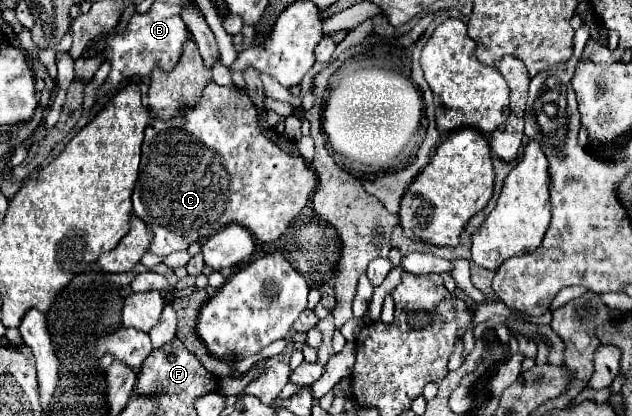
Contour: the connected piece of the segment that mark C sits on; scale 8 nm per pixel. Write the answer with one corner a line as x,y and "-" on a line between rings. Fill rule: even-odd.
209,83
203,97
193,107
183,107
179,115
165,121
153,117
145,129
139,179
133,189
133,213
145,221
153,231
149,251
155,255
169,255
183,251
191,243
199,243
215,235
229,223
239,223
253,231
253,237
261,241
279,239
293,217
307,205
309,195
317,187
317,173
307,167
299,155
289,155
269,141
257,127
257,109
249,97
237,97
235,91

